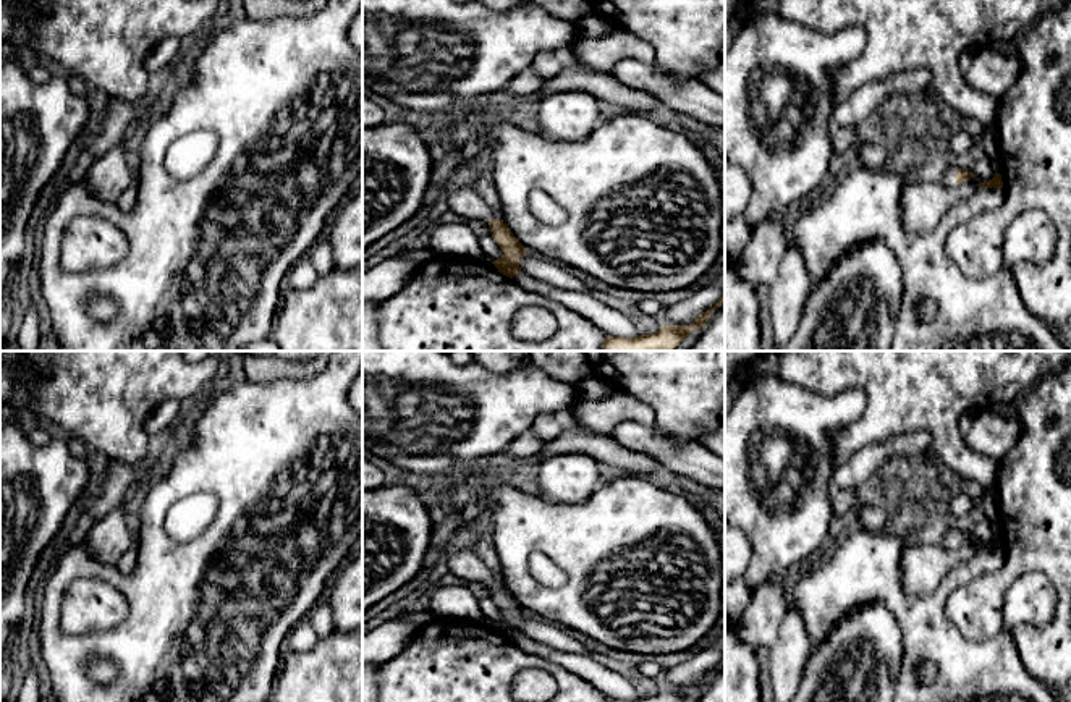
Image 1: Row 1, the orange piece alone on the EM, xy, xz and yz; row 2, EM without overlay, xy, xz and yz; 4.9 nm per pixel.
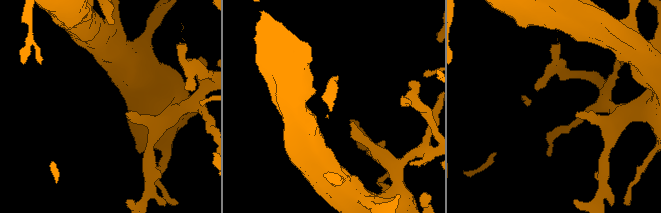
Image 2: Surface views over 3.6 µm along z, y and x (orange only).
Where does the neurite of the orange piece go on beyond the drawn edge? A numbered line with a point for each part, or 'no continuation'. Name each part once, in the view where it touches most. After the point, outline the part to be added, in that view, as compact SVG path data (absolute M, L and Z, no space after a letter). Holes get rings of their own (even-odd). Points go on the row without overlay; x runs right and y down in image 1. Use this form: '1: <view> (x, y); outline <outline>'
1: yz (947, 542); outline M946 531L943 534L943 539L940 542L940 545L946 550L953 550L955 548L955 537L956 537L956 532L955 531Z

